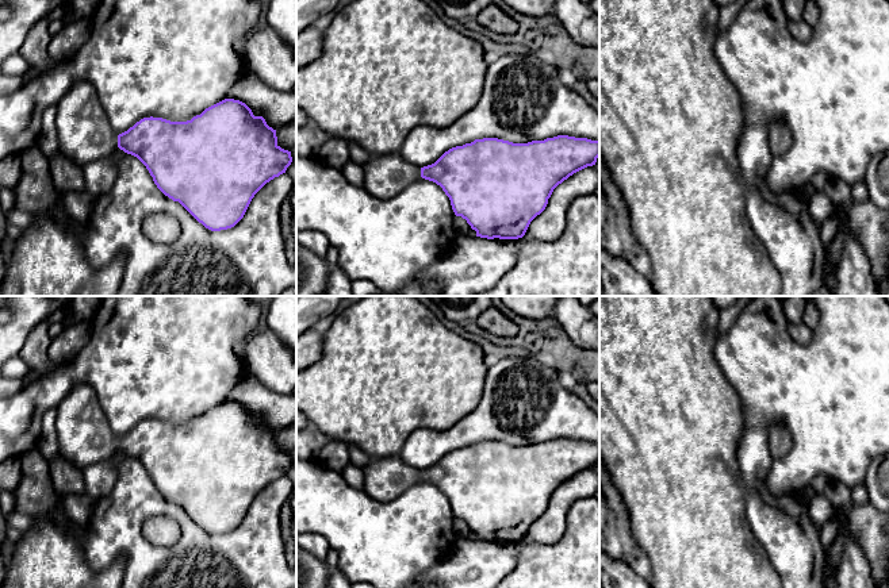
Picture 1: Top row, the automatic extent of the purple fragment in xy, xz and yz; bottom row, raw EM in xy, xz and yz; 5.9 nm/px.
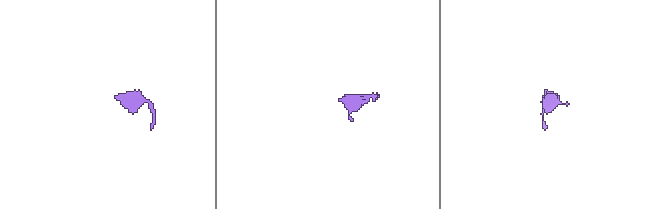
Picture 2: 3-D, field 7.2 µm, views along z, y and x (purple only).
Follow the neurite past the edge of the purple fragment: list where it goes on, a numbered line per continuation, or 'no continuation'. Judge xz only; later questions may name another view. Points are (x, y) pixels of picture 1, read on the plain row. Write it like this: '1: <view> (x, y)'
1: xz (384, 479)

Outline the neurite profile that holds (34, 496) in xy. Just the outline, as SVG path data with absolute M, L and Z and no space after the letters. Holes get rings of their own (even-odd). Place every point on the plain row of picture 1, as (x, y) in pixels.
M35 447L20 457L22 479L14 491L16 511L35 518L51 515L60 524L68 526L81 541L85 541L87 526L69 520L60 510L58 496L53 489L49 461Z

